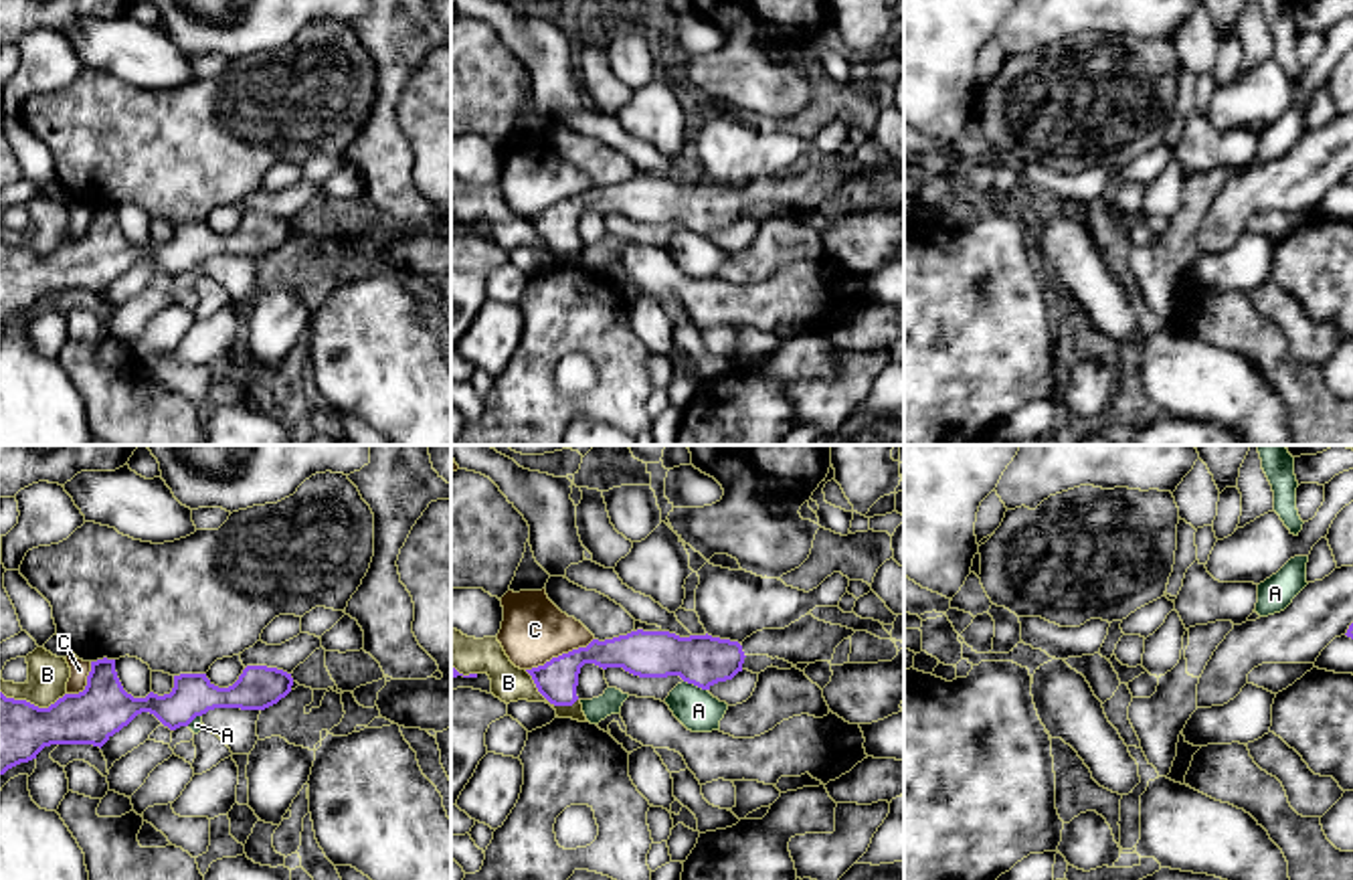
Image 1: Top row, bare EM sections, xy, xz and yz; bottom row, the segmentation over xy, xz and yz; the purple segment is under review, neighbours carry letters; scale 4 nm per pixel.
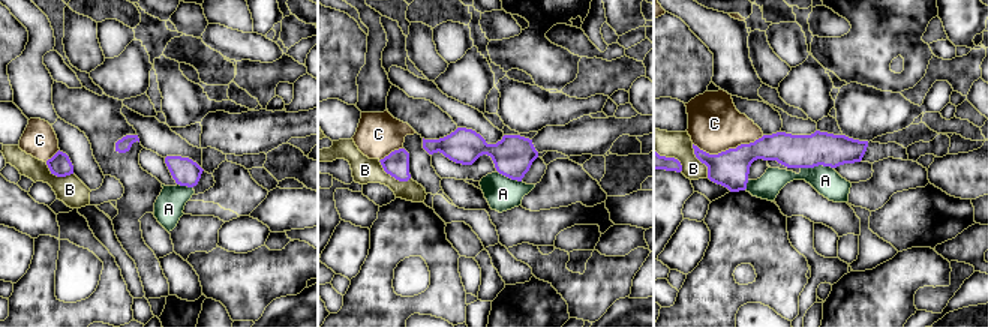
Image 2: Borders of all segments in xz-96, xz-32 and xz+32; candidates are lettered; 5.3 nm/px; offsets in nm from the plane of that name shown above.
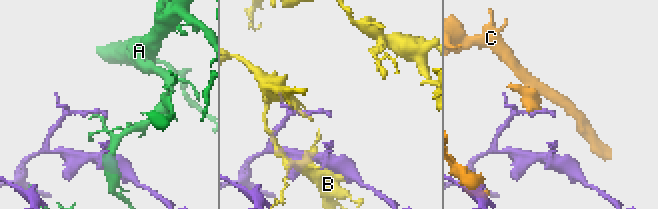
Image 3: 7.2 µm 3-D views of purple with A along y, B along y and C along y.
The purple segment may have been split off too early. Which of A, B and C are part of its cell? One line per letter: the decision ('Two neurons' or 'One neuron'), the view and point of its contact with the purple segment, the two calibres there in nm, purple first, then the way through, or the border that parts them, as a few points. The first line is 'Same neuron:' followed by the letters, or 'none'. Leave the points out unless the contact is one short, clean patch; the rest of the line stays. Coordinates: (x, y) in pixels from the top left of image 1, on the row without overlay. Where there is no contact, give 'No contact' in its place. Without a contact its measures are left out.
Same neuron: none
A: Two neurons. Touches purple at xz (696, 231). Thickness 200 nm (purple) against 170 nm
B: Two neurons. Touches purple at xy (33, 251). Thickness 220 nm (purple) against 160 nm
C: Two neurons. Touches purple at xz (559, 203). Thickness 170 nm (purple) against 260 nm

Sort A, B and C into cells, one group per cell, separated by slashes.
A / B / C

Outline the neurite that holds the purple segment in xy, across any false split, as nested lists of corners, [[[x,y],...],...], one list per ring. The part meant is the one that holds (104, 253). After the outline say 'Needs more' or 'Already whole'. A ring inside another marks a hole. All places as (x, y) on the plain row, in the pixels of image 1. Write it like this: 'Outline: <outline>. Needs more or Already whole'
Outline: [[[103,204],[91,208],[83,239],[65,241],[49,255],[0,239],[0,322],[36,305],[51,291],[101,295],[142,259],[176,277],[214,255],[265,257],[285,245],[291,233],[293,225],[283,216],[247,212],[229,235],[214,233],[206,221],[180,221],[170,241],[133,245],[117,225],[115,206]]]. Already whole

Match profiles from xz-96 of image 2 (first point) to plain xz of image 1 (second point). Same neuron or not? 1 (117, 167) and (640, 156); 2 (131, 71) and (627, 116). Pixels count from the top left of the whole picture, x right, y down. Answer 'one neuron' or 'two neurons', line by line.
1: two neurons
2: one neuron

